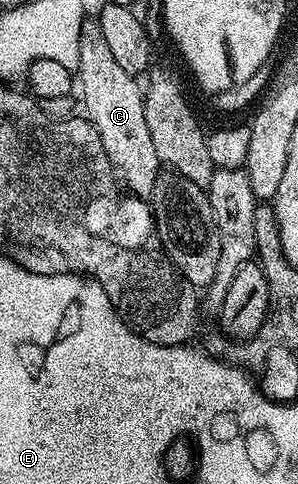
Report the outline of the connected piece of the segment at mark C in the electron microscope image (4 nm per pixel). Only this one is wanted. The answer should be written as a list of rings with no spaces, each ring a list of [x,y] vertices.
[[[89,18],[86,19],[85,23],[81,25],[81,45],[79,46],[79,92],[81,88],[81,100],[85,103],[84,115],[93,123],[95,130],[99,134],[99,138],[103,142],[103,150],[107,150],[107,158],[113,163],[113,171],[119,177],[120,183],[125,184],[130,193],[134,196],[139,196],[142,198],[152,197],[153,191],[155,190],[155,182],[157,181],[157,176],[161,171],[163,171],[163,165],[159,154],[155,150],[155,146],[151,142],[151,130],[147,128],[147,114],[145,113],[145,93],[143,91],[142,85],[137,85],[138,81],[131,74],[127,74],[127,70],[123,70],[123,66],[119,66],[119,62],[115,62],[115,57],[112,56],[111,50],[107,47],[107,42],[103,42],[103,30],[97,24],[96,19]]]

